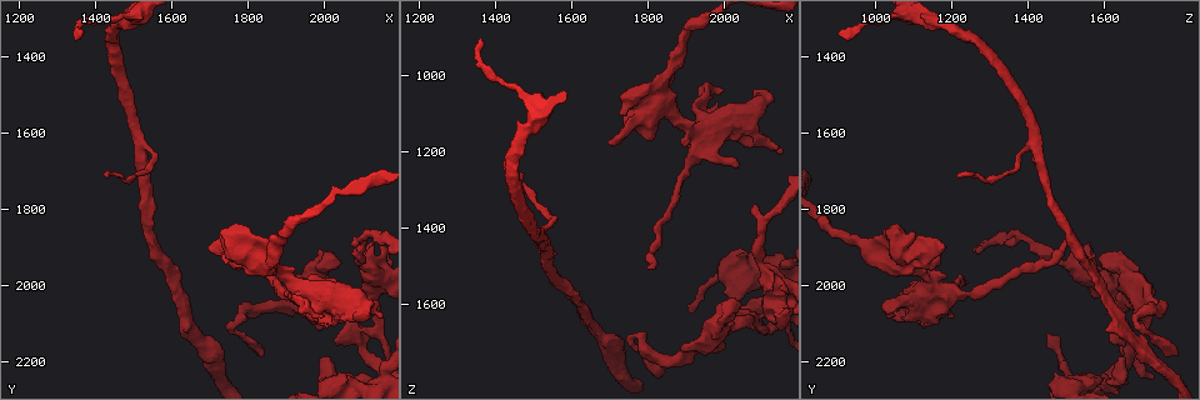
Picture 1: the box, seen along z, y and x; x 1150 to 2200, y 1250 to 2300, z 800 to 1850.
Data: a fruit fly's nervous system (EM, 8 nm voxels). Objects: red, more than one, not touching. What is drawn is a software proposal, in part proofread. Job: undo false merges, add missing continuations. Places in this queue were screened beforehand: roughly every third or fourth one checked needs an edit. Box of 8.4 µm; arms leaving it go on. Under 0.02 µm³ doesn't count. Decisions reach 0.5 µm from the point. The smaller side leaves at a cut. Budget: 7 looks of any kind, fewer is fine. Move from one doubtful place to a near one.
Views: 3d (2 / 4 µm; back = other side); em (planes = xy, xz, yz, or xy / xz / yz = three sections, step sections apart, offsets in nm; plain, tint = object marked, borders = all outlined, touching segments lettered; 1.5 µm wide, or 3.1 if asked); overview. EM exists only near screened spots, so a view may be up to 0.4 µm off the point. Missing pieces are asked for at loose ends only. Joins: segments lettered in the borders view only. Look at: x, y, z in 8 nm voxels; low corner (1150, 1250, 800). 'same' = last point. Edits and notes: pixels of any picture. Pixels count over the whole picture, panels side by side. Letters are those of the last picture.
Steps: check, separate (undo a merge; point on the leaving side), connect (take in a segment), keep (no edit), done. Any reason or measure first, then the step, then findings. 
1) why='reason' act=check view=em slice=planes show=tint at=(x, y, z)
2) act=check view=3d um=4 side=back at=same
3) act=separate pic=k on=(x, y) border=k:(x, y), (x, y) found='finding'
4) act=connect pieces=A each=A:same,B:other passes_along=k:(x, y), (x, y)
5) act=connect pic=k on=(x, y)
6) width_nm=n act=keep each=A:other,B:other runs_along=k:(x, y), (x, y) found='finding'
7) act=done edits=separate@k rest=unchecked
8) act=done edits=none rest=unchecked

why='narrows sharply' act=check view=3d um=4 at=(2100, 1935, 1485)

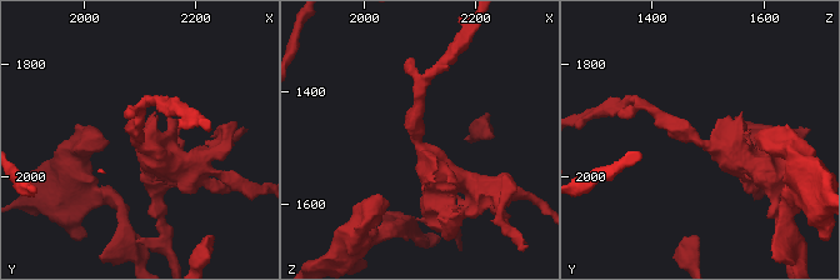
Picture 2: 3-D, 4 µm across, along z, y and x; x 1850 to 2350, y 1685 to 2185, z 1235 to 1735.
act=check view=em slice=planes show=tint at=(2100, 1940, 1480)

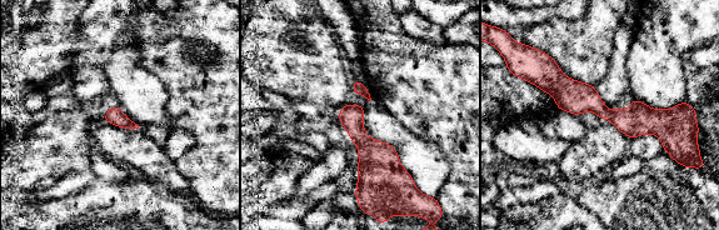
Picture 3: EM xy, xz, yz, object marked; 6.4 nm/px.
act=check view=em slice=planes show=borders at=same

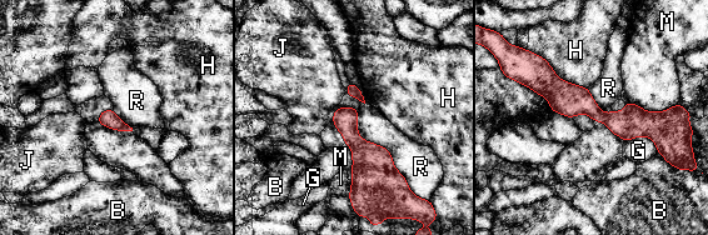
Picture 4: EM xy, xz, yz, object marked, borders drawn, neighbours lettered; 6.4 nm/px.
act=keep each=B:other,G:other,H:other,J:other,M:other,R:other runs_along=4:(528, 83), (613, 121), (669, 123) found='continuous, no second neuron'

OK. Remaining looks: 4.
why='a narrow waist' act=check view=3d um=4 side=back at=(1940, 2015, 1150)

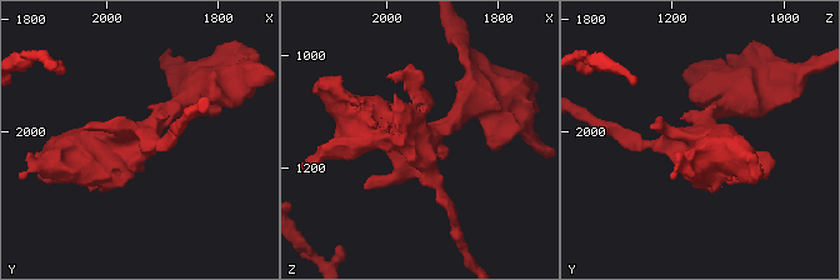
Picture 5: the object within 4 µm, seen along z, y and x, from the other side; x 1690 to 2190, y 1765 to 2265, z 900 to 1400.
why='shape alone is not enough' act=check view=em slice=planes show=tint at=(1940, 2010, 1150)

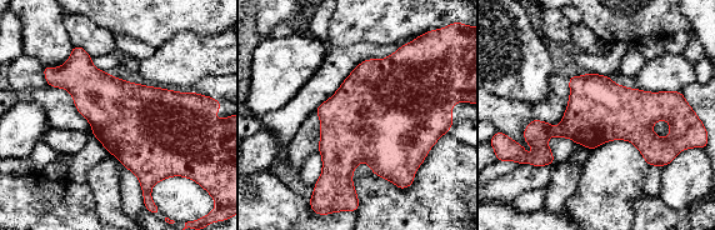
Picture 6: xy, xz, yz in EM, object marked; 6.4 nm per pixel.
act=check view=em slice=planes show=borders at=same

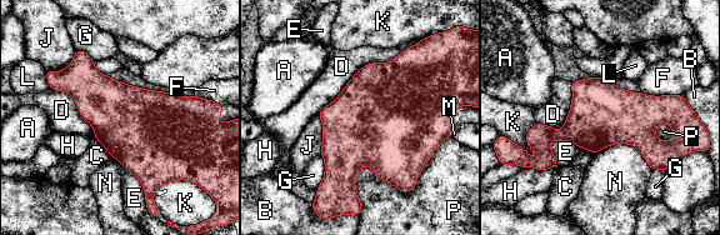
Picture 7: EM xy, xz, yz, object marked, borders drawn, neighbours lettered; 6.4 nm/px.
act=keep each=A:other,B:other,C:other,D:other,E:other,F:other,G:other,H:other,J:other,K:other,L:other,M:other,N:other,P:other border=7:(318, 115), (323, 126), (321, 154) found='continuous, no second neuron'

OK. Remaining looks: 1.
act=done edits=none rest=unchecked

